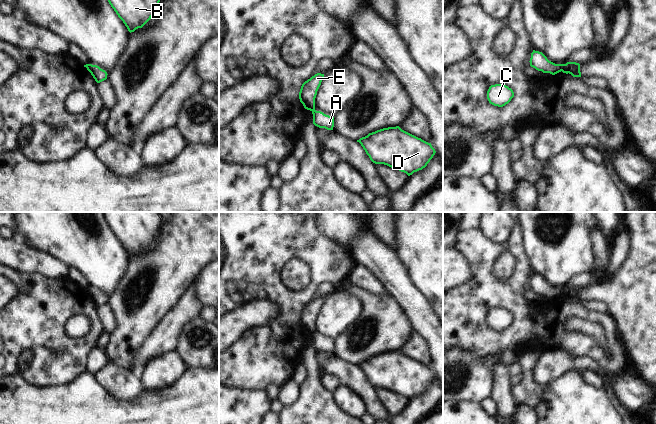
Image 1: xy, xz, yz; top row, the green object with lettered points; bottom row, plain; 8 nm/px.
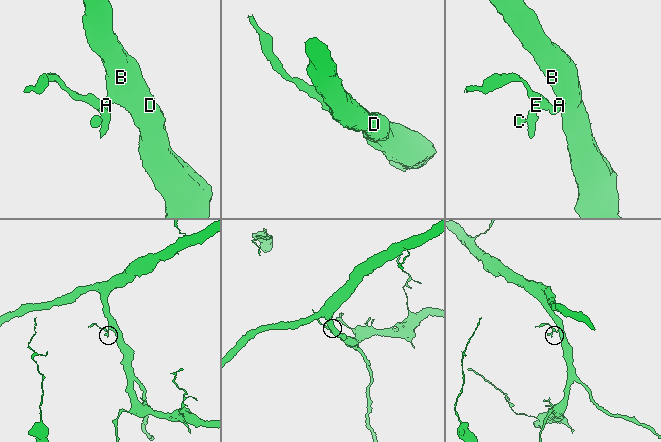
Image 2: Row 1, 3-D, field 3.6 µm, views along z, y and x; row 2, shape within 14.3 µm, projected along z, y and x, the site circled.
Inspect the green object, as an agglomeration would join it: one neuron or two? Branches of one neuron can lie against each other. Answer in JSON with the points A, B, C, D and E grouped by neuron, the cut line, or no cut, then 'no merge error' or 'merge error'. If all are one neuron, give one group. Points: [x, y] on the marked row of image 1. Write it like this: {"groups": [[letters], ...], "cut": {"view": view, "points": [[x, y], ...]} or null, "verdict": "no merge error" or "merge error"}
{"groups": [["A", "B", "D"], ["C", "E"]], "cut": {"view": "yz", "points": [[565, 64], [561, 70]]}, "verdict": "merge error"}

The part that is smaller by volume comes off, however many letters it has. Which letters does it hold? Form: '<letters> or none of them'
C, E

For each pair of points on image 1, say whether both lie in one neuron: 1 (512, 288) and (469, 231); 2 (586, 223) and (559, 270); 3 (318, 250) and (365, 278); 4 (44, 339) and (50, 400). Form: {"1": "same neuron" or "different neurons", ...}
{"1": "same neuron", "2": "same neuron", "3": "different neurons", "4": "different neurons"}

